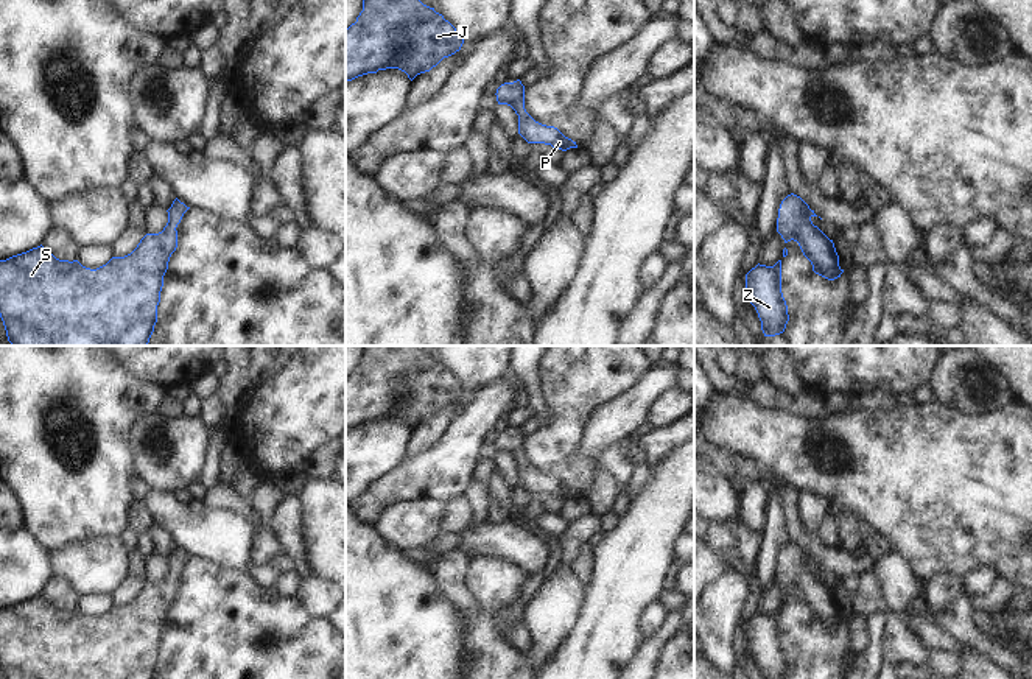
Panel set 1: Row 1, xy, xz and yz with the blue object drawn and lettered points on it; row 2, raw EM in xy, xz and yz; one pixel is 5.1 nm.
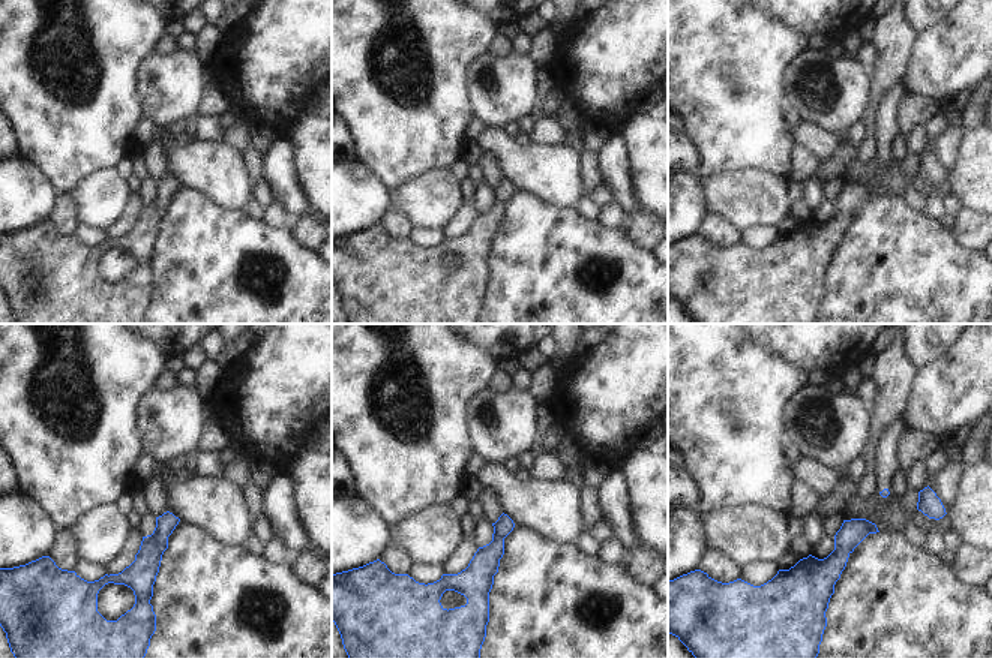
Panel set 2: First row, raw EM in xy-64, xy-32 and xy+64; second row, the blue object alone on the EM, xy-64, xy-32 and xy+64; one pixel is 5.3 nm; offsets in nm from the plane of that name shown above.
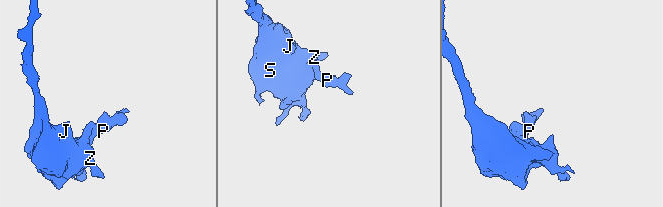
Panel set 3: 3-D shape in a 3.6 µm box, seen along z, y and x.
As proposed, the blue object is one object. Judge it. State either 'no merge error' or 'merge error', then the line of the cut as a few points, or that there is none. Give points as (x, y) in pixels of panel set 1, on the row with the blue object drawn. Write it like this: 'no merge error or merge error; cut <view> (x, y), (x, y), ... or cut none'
no merge error; cut none

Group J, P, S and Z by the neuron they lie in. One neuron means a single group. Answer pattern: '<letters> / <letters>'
J P S Z

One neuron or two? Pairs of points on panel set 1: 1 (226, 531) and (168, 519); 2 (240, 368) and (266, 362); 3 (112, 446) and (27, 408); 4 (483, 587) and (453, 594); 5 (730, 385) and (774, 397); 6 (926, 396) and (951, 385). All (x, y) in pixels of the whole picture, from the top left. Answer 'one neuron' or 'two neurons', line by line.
1: one neuron
2: two neurons
3: one neuron
4: two neurons
5: two neurons
6: two neurons

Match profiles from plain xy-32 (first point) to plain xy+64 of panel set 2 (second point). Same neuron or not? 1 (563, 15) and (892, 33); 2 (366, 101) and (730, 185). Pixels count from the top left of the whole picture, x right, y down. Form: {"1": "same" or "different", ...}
{"1": "same", "2": "different"}

